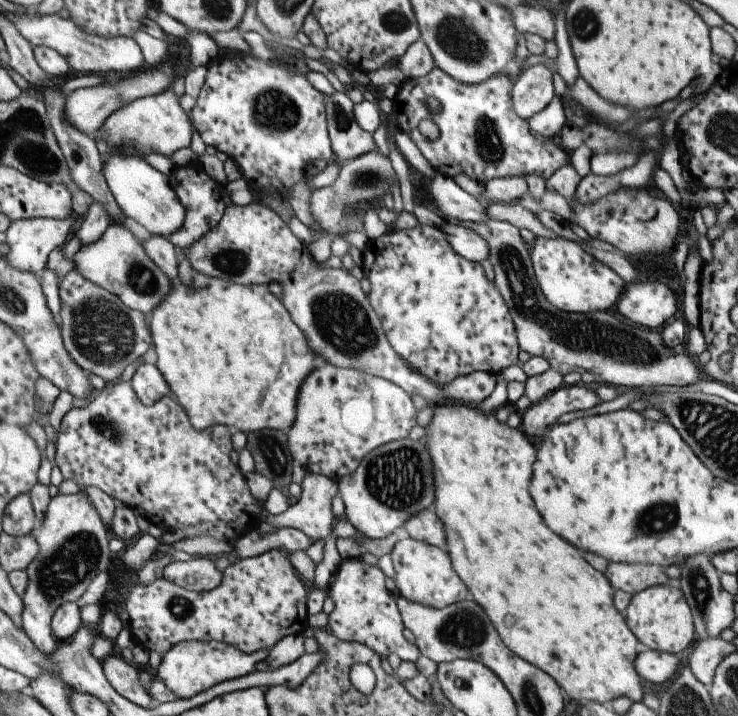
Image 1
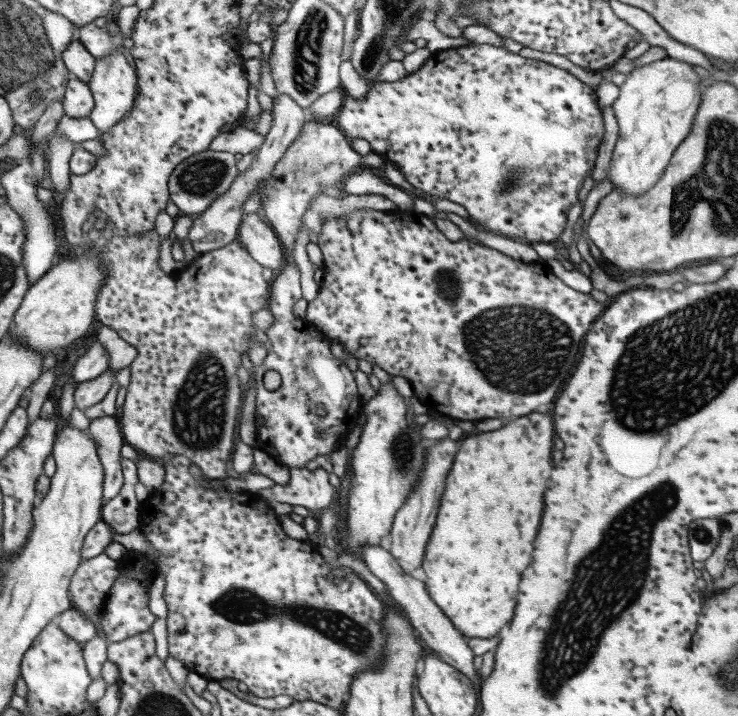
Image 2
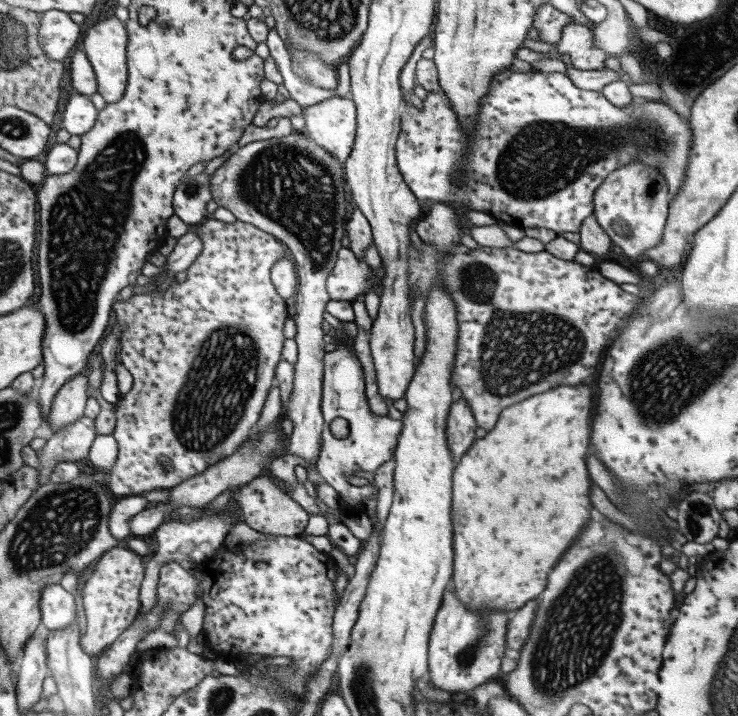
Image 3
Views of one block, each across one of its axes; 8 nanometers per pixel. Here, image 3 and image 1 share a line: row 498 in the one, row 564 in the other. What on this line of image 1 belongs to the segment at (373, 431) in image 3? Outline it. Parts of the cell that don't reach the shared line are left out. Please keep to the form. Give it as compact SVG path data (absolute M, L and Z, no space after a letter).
M361 558L345 559L340 562L333 582L327 590L334 608L328 615L328 625L334 635L342 641L359 643L370 648L380 660L389 654L397 654L400 660L415 662L420 652L415 644L407 642L401 632L402 625L394 596L385 589L384 574L377 566L363 563Z

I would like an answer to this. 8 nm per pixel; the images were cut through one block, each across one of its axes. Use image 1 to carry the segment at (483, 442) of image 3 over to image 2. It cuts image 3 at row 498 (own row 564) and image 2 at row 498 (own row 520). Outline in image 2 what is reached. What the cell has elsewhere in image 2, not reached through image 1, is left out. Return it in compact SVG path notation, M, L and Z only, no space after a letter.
M537 411L499 430L467 437L456 449L453 466L445 478L437 522L429 534L420 567L425 574L428 596L466 639L493 637L511 620L517 582L533 552L531 544L543 508L543 488L551 470L551 448L557 446L554 436L552 418Z

